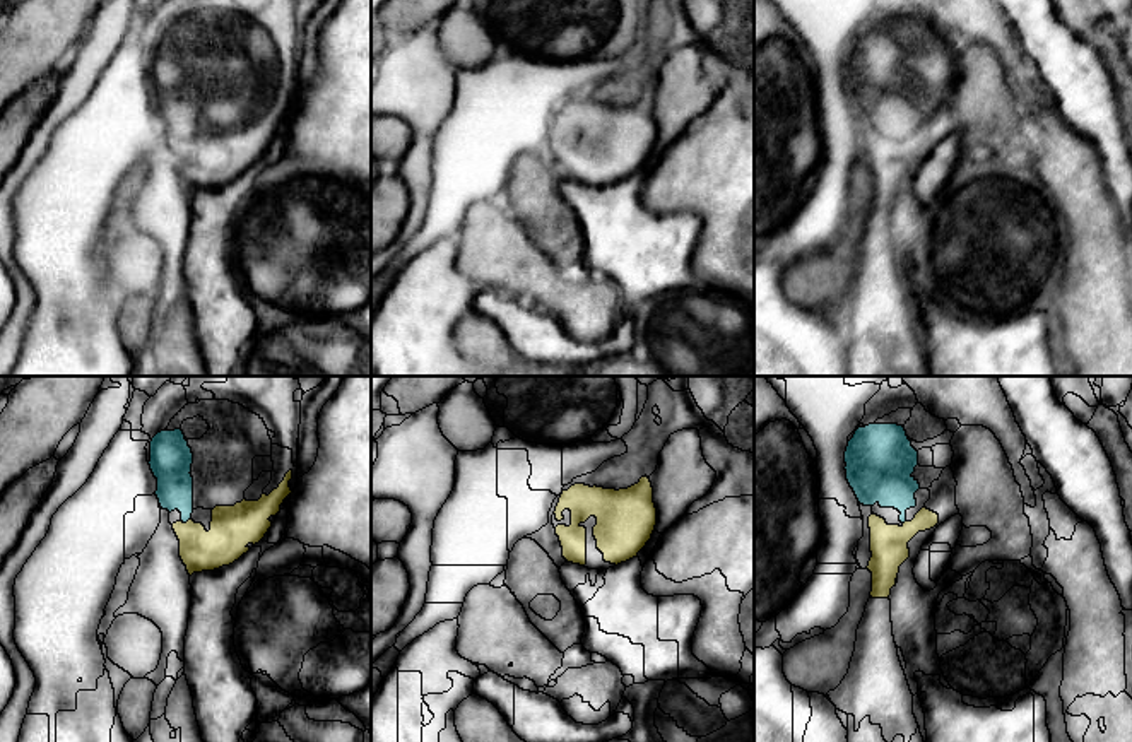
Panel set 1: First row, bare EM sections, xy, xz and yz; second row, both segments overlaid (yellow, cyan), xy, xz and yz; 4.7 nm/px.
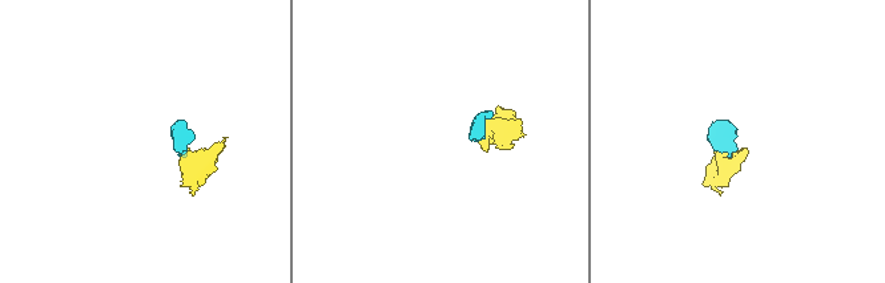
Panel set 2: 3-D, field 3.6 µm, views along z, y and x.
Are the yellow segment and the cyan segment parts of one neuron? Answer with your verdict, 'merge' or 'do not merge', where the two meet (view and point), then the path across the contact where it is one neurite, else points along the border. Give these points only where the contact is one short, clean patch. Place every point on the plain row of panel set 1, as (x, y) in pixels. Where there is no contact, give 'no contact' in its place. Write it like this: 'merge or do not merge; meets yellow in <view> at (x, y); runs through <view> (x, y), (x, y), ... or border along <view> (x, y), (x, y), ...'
merge; meets yellow in xy at (187, 139); runs through xy (233, 144), (200, 153), (187, 139), (187, 125), (175, 101)

